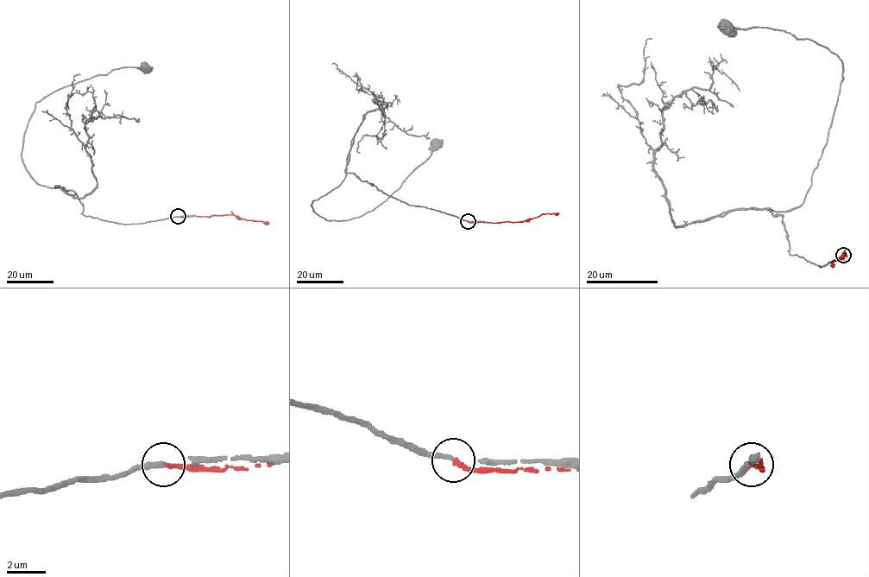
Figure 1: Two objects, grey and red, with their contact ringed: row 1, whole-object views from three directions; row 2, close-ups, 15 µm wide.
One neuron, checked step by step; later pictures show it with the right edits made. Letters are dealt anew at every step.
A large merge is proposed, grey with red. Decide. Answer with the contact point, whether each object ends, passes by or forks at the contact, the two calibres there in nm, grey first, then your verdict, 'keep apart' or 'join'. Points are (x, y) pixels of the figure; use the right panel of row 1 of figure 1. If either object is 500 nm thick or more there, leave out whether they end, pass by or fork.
(843, 255) | grey passes by | red ends | 180/200 nm | keep apart

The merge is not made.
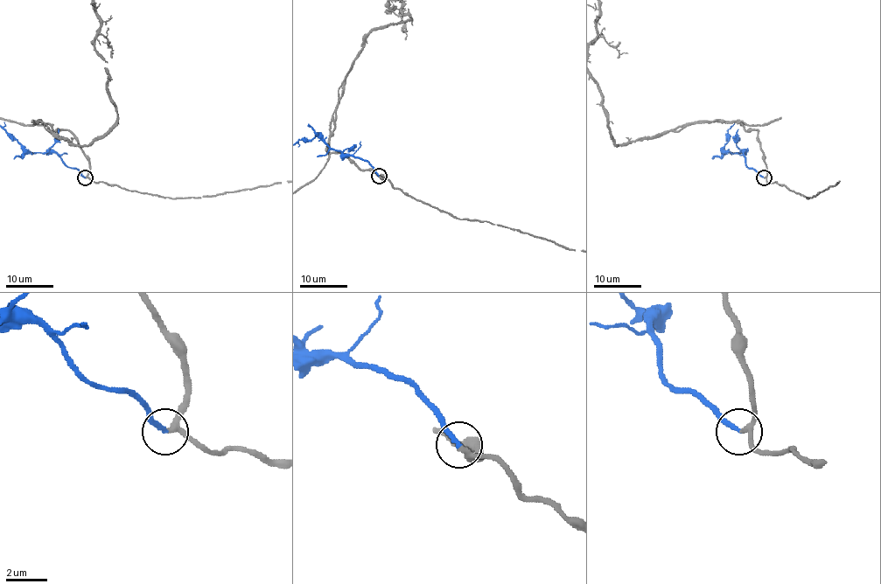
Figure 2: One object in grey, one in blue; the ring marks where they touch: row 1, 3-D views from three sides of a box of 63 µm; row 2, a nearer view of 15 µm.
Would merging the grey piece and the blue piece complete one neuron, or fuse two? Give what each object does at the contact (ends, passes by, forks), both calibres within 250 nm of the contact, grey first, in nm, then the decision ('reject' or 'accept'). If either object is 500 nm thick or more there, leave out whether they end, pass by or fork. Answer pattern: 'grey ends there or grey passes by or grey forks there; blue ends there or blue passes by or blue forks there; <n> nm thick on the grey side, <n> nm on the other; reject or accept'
grey passes by; blue ends there; 240 nm thick on the grey side, 220 nm on the other; accept

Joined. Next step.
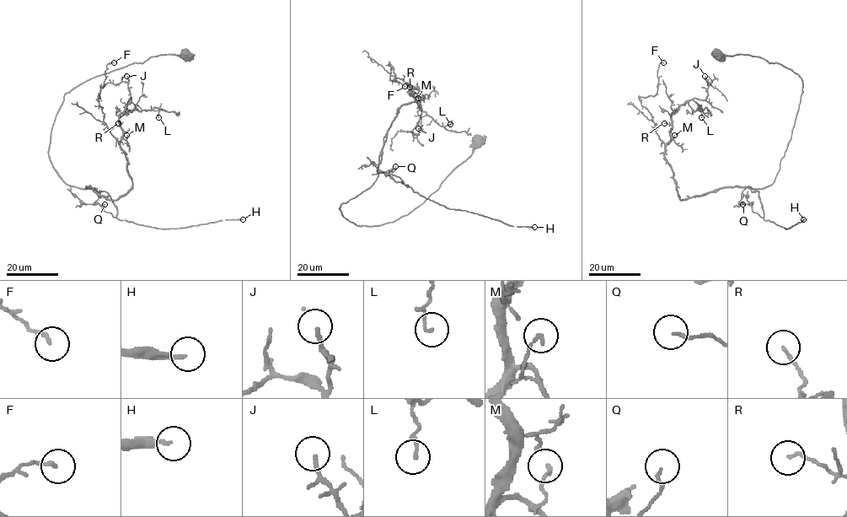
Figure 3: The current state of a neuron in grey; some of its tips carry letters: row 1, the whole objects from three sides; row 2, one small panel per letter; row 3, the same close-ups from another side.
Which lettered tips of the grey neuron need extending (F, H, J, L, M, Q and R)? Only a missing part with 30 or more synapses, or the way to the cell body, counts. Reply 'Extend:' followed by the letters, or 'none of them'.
Extend: H, J

